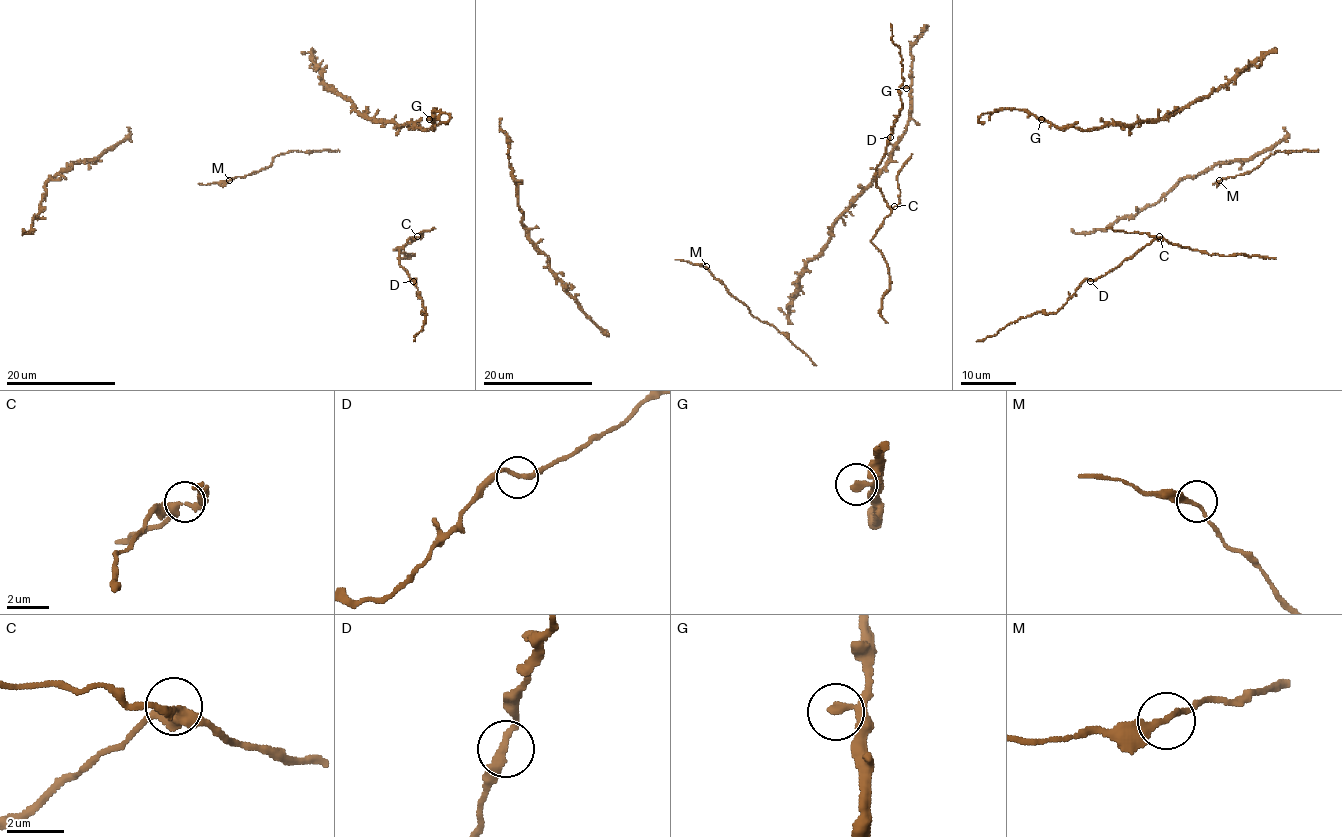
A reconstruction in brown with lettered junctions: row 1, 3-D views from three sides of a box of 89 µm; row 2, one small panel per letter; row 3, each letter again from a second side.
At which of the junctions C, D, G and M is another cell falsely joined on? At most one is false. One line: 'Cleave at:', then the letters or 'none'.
Cleave at: none

